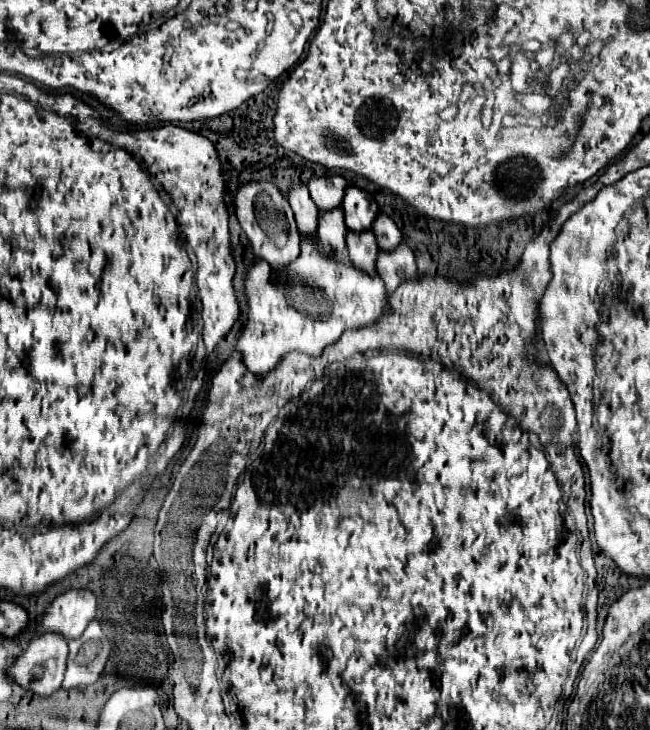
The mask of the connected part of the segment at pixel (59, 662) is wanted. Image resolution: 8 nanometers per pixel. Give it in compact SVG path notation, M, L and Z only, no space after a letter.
M63 634L37 636L9 668L9 676L23 688L29 688L39 696L49 696L63 684L67 656L69 648Z

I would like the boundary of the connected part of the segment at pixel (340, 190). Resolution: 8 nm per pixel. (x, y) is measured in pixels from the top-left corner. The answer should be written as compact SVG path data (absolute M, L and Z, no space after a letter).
M339 174L335 176L321 176L321 178L313 178L309 180L307 188L311 192L313 202L317 204L317 208L321 212L325 210L333 210L339 208L343 204L345 198L345 190L347 190L347 180Z

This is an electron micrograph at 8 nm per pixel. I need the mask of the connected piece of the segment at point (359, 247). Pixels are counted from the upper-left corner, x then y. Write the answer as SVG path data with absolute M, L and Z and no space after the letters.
M371 230L349 232L347 234L347 250L349 250L349 262L353 262L353 266L365 270L367 274L377 276L377 256L379 256L381 248Z

